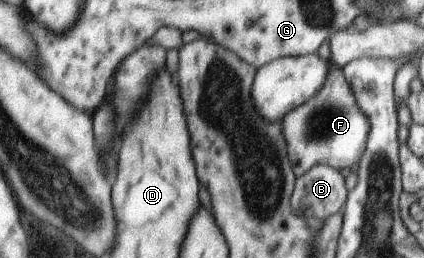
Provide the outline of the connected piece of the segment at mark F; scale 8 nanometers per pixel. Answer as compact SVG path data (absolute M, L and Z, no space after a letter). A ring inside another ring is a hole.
M334 65L332 74L325 82L325 91L321 91L313 103L296 107L293 115L285 115L281 131L288 144L288 157L293 163L293 171L302 176L317 164L327 164L340 171L356 168L367 149L371 121L361 111L344 70Z

